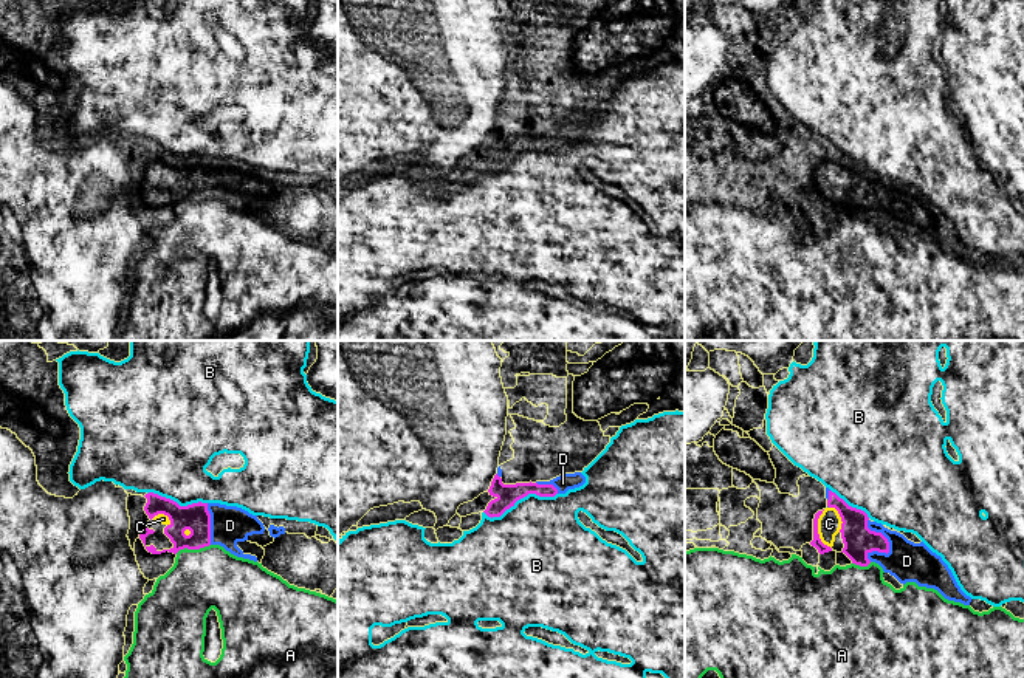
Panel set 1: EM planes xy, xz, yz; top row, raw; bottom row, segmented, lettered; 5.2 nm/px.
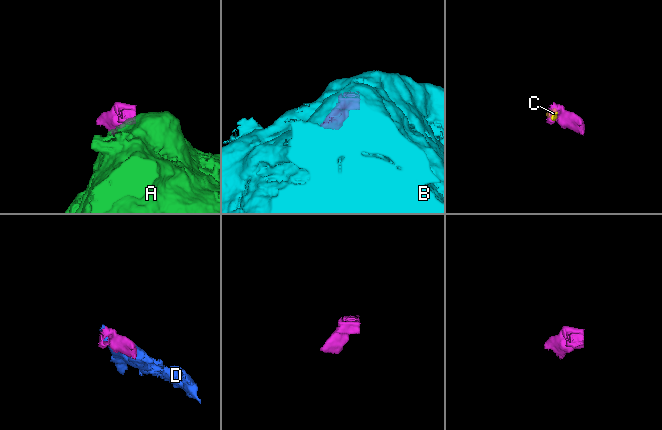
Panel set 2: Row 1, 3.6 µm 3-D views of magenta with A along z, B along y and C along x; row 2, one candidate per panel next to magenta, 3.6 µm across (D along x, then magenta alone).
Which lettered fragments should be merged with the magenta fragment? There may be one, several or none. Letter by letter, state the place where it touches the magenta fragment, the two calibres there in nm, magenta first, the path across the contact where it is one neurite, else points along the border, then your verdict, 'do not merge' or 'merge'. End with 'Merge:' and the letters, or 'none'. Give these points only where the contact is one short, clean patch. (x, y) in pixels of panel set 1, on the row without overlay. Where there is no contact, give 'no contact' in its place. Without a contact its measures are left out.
A: meets magenta in xy at (192, 202); 150 nm thick on the magenta side, 320 nm on the other; border along xy (209, 197), (200, 202), (180, 202), (175, 206); do not merge
B: meets magenta in xz at (519, 152); 110 nm thick on the magenta side, 480 nm on the other; border along xz (556, 146), (527, 147), (499, 169), (488, 171), (484, 166); do not merge
C: meets magenta in yz at (817, 183); 50 nm thick on the magenta side, 130 nm on the other; merge
D: meets magenta in yz at (888, 198); 160 nm thick on the magenta side, 200 nm on the other; merge
Merge: C, D

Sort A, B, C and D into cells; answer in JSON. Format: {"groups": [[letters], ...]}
{"groups": [["A"], ["B"], ["C", "D"]]}

